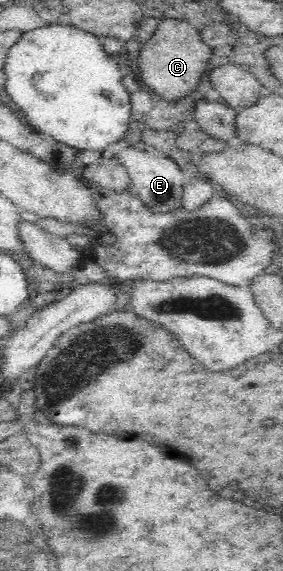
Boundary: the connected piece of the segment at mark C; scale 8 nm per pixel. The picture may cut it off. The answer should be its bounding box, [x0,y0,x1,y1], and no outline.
[138,18,211,101]

